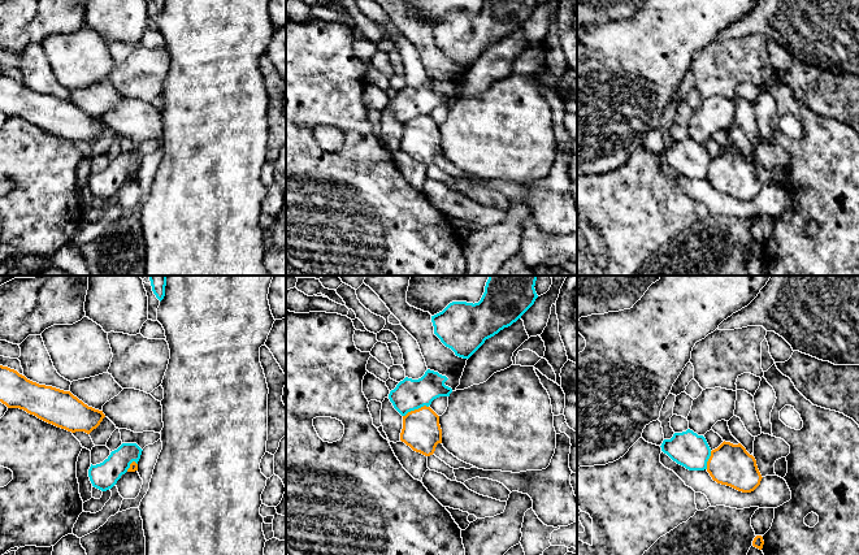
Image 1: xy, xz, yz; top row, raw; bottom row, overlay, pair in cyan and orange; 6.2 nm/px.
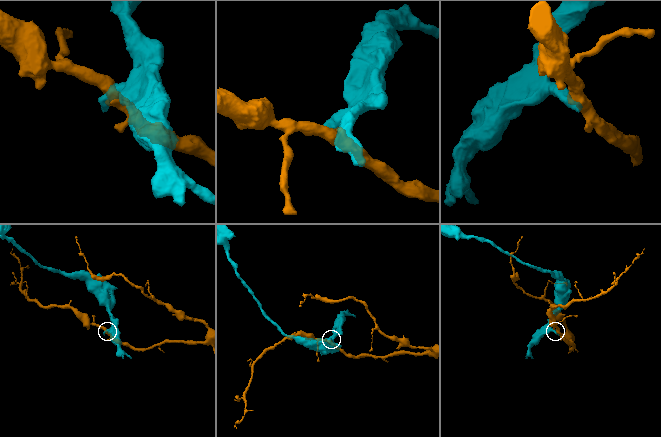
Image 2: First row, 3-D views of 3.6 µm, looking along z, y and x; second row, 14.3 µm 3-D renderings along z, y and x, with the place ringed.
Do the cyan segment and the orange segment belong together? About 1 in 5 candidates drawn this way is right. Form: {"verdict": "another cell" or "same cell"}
{"verdict": "another cell"}

